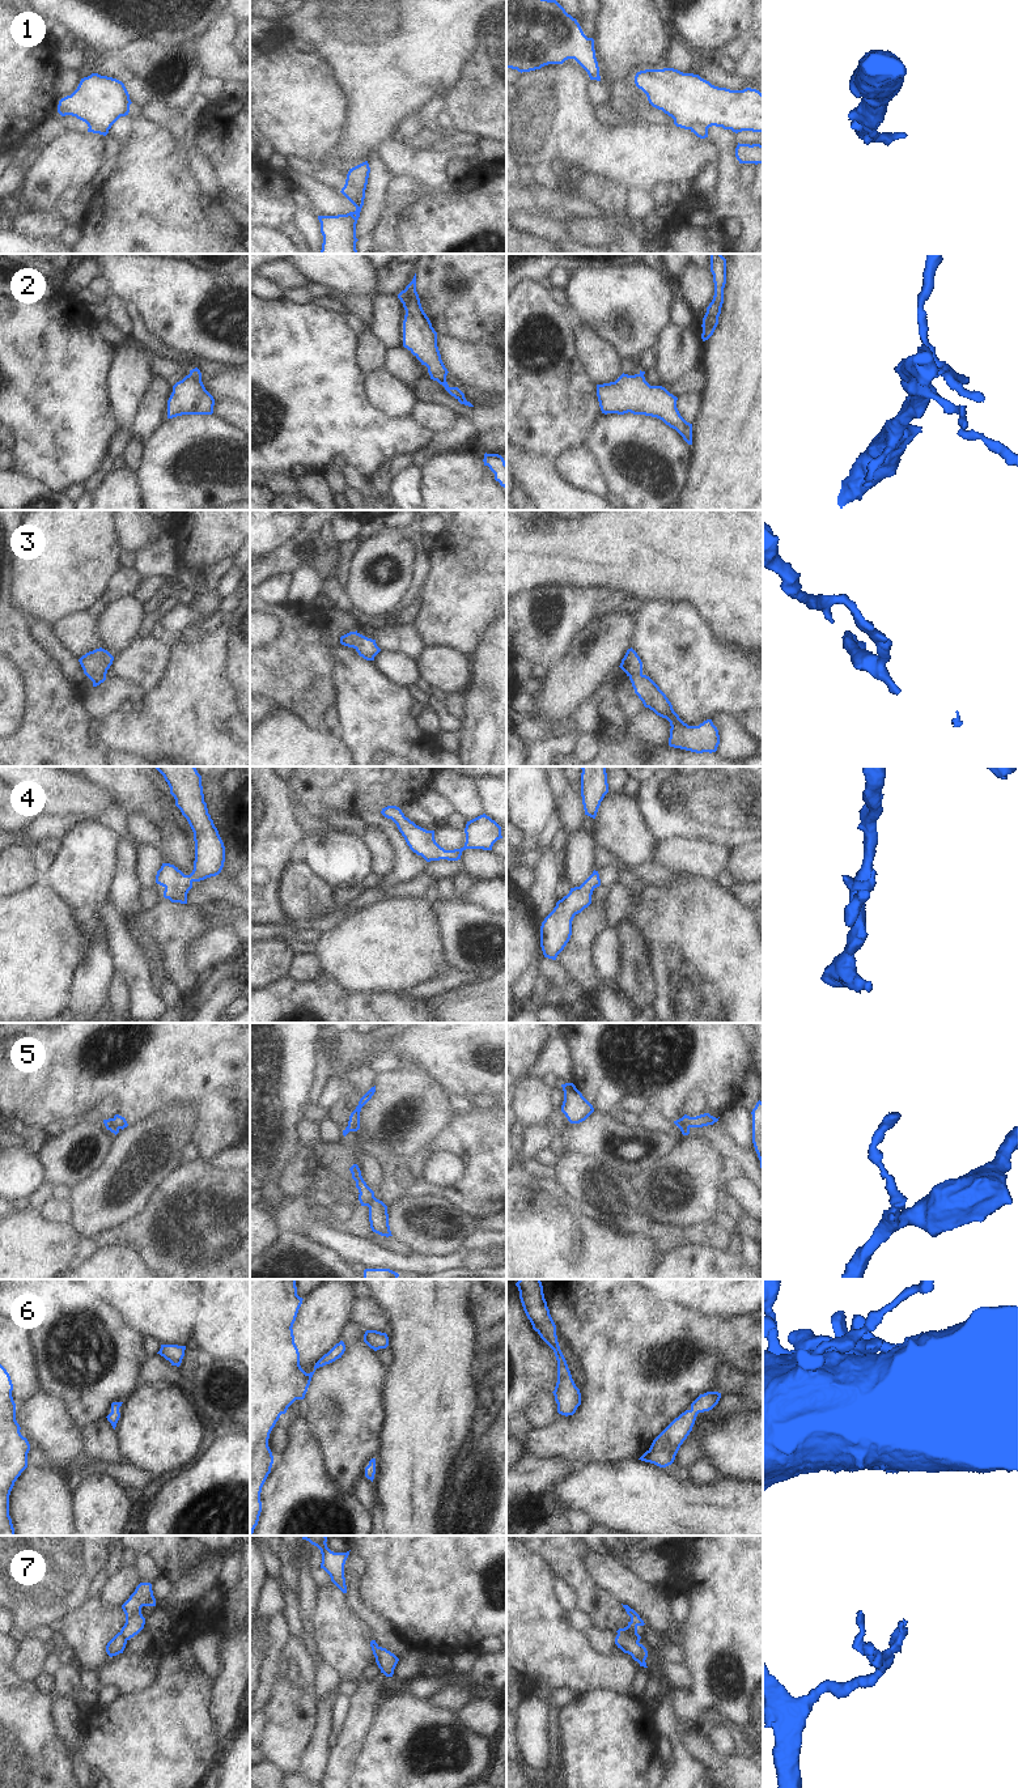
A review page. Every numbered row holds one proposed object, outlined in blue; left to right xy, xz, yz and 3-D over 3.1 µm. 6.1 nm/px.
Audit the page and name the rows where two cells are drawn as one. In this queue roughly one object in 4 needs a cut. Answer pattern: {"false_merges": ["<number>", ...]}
{"false_merges": ["1", "2", "5", "7"]}

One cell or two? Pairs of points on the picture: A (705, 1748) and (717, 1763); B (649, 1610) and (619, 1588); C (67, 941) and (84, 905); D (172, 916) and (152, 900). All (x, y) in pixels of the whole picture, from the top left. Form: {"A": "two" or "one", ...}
{"A": "one", "B": "one", "C": "two", "D": "two"}

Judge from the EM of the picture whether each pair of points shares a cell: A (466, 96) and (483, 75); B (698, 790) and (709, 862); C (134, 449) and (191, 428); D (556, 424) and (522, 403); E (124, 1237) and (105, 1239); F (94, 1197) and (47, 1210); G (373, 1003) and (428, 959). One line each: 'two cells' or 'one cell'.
A: one cell
B: two cells
C: two cells
D: one cell
E: one cell
F: two cells
G: two cells

